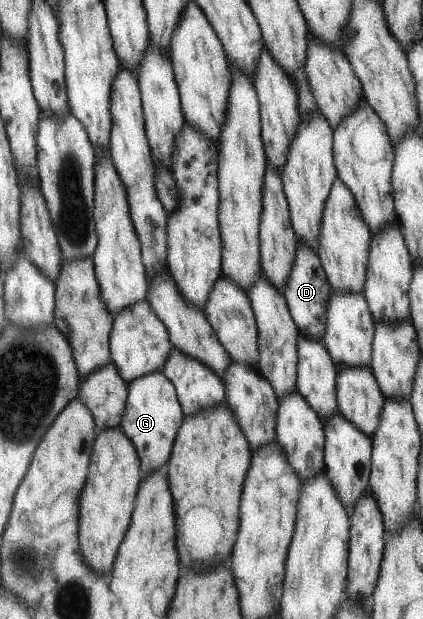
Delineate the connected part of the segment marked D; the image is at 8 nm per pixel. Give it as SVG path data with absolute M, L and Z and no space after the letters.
M298 237L294 248L289 275L283 284L281 295L284 297L288 312L298 331L313 339L321 340L325 329L323 317L325 315L325 304L327 303L328 295L331 293L331 288L324 277L324 271L321 269L321 264L315 251Z

